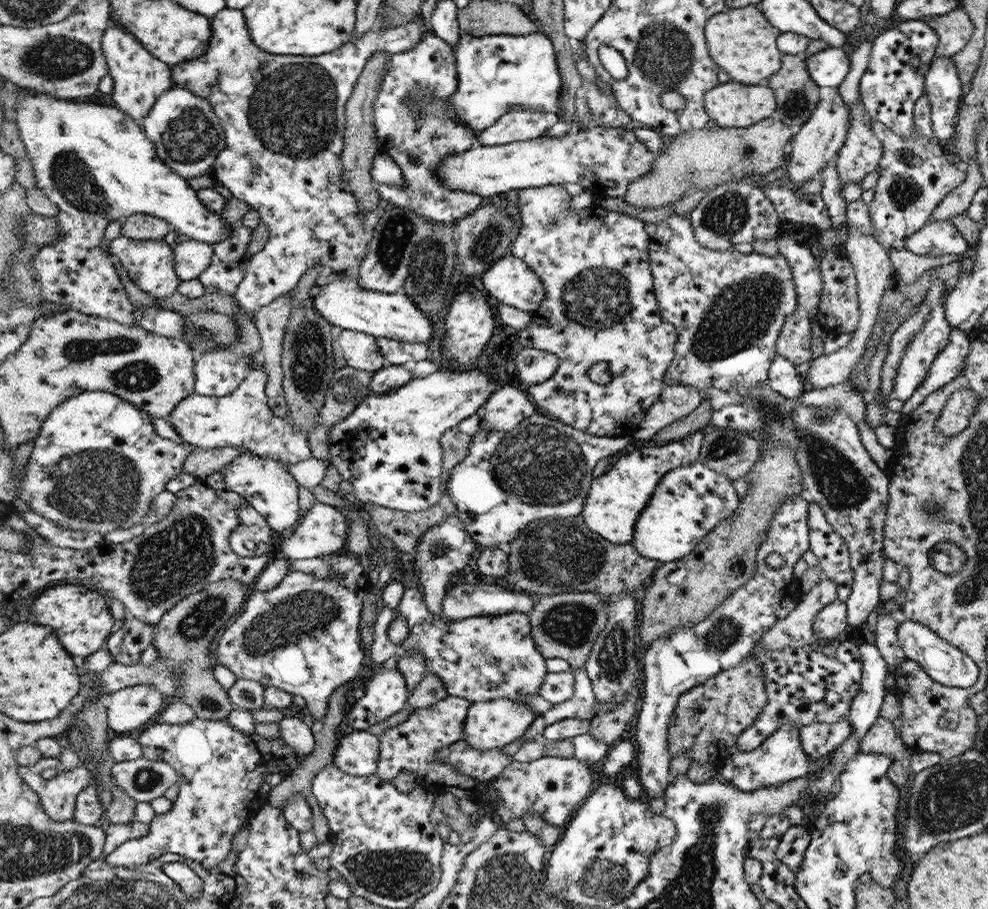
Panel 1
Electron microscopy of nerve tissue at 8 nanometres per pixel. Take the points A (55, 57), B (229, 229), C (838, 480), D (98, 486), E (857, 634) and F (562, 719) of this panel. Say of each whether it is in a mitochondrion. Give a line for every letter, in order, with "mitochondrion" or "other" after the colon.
A: mitochondrion
B: other
C: mitochondrion
D: mitochondrion
E: other
F: other

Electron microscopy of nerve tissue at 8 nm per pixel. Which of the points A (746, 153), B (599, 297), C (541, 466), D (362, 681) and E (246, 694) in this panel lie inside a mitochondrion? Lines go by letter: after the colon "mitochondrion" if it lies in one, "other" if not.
A: mitochondrion
B: mitochondrion
C: mitochondrion
D: other
E: mitochondrion

